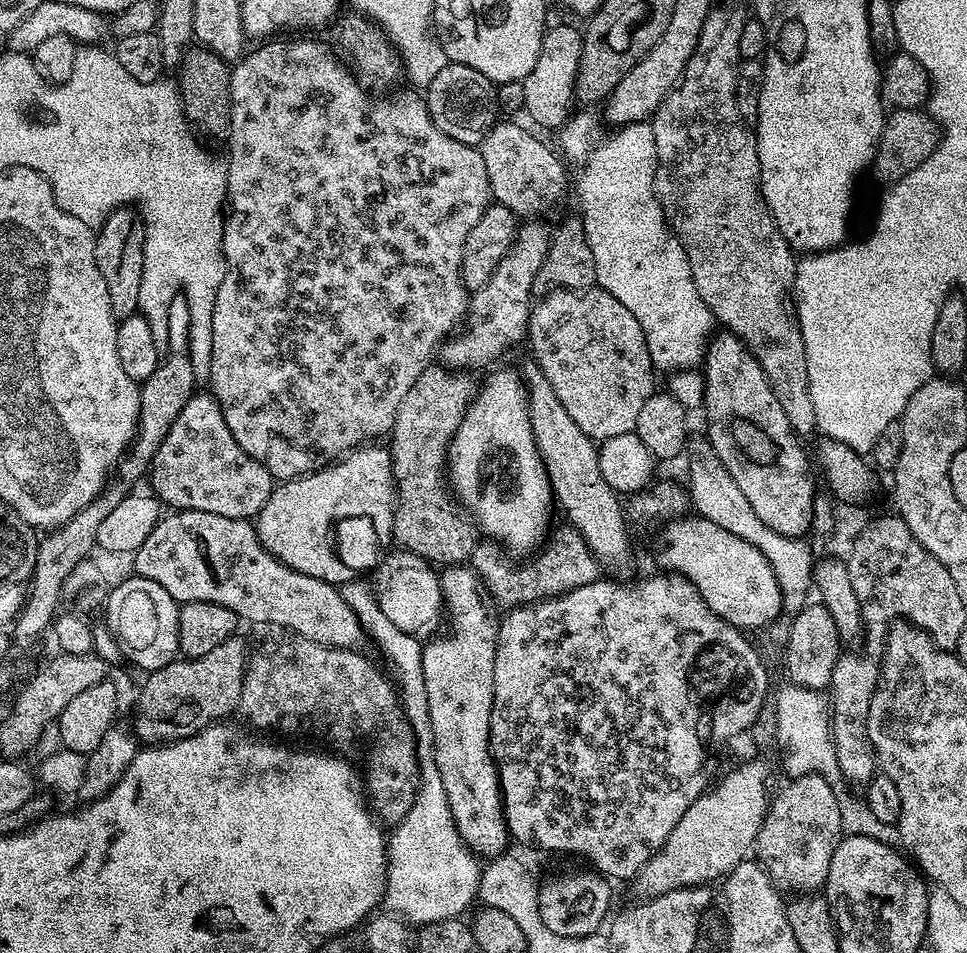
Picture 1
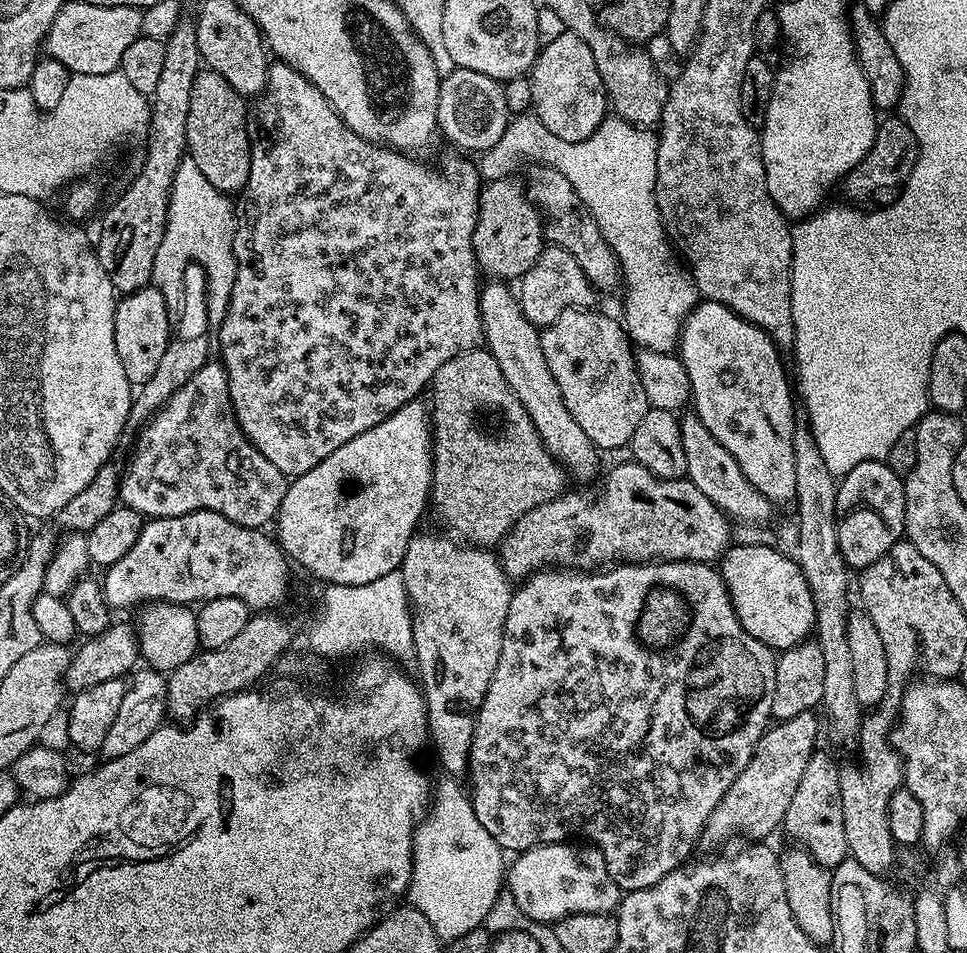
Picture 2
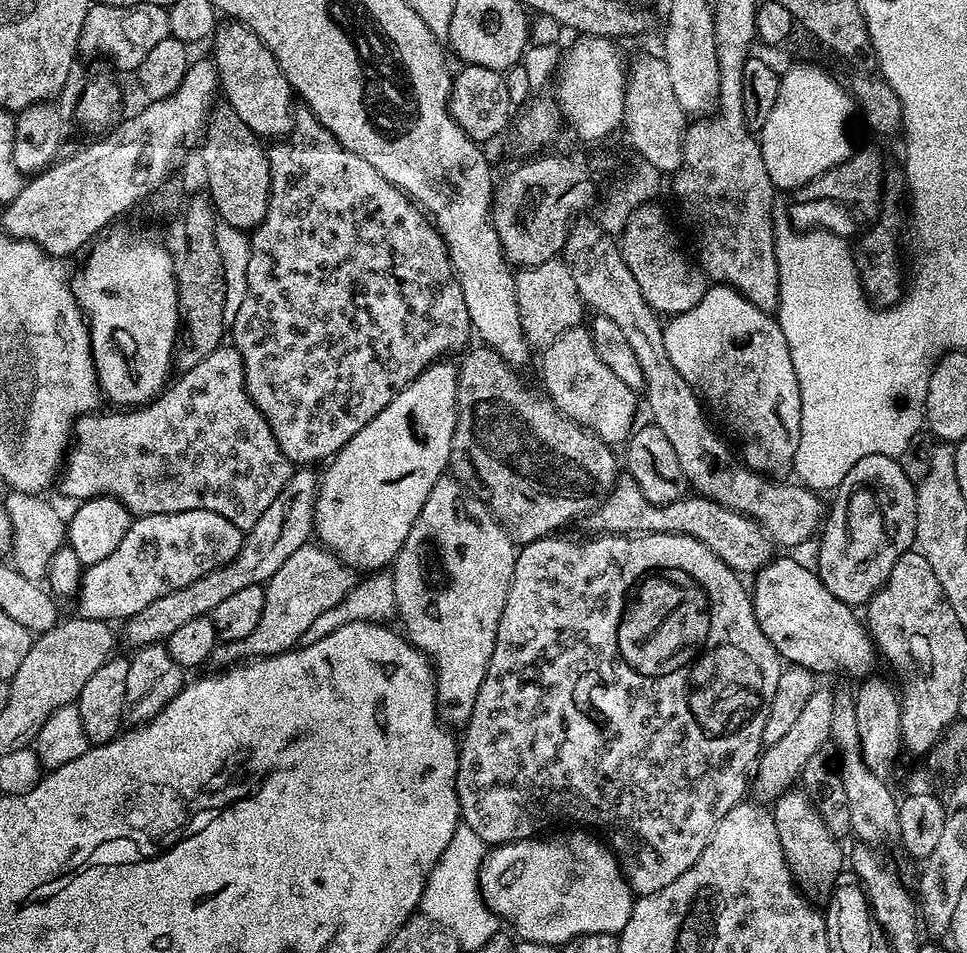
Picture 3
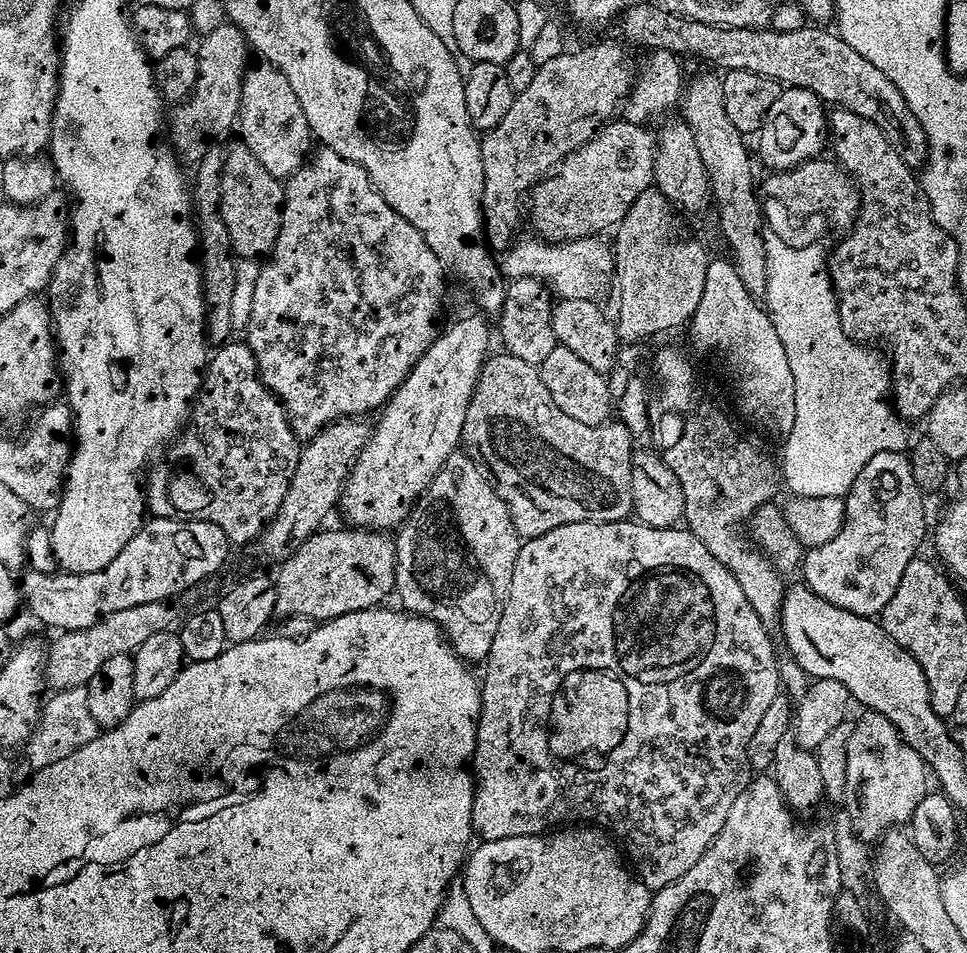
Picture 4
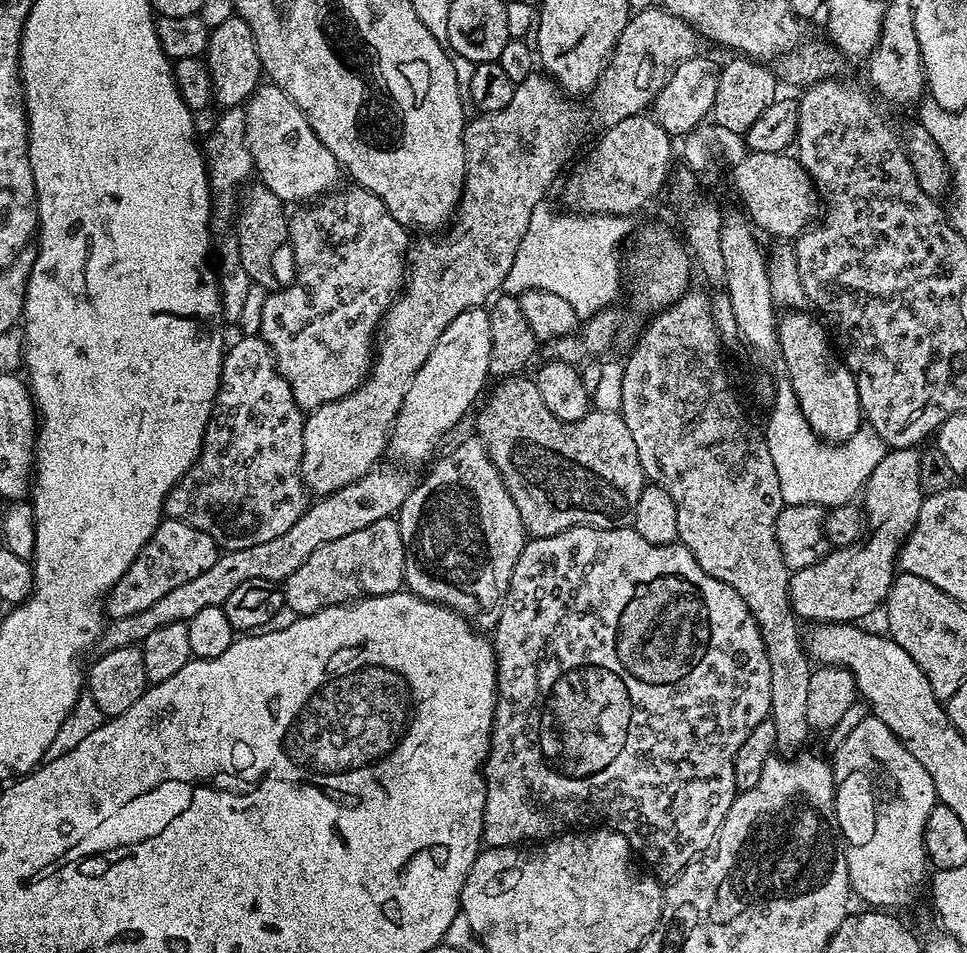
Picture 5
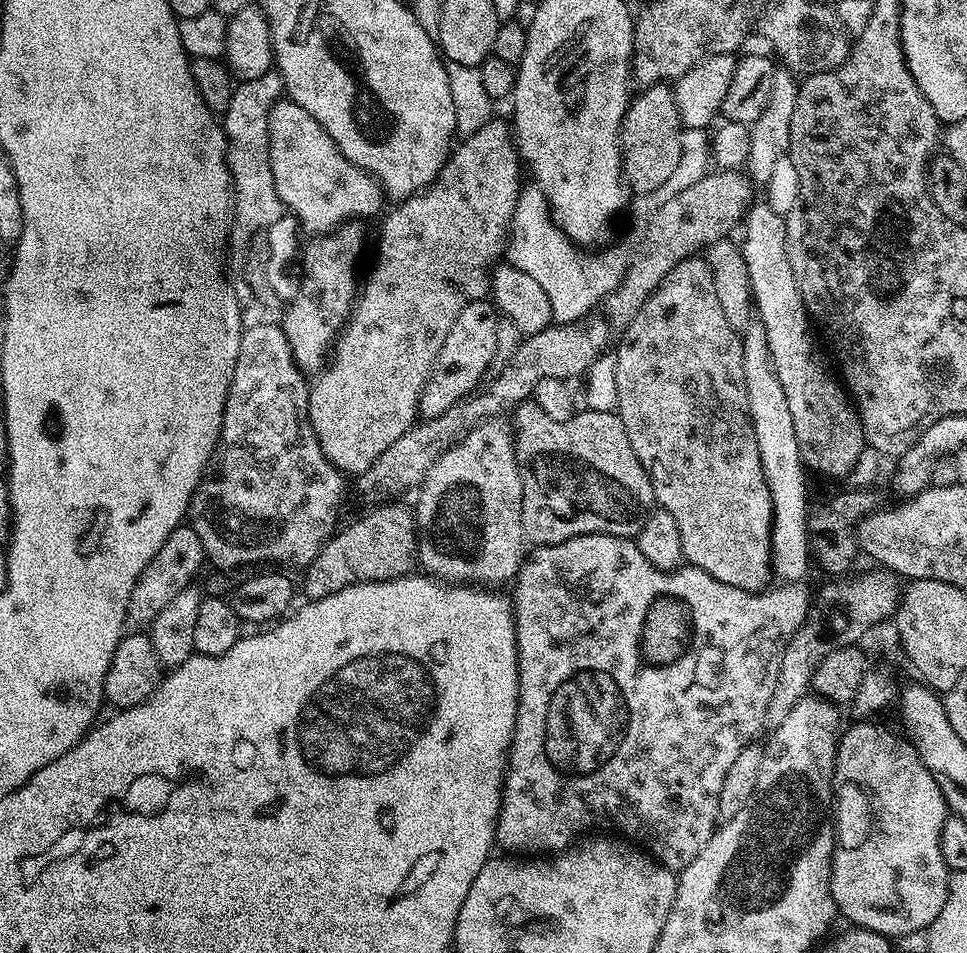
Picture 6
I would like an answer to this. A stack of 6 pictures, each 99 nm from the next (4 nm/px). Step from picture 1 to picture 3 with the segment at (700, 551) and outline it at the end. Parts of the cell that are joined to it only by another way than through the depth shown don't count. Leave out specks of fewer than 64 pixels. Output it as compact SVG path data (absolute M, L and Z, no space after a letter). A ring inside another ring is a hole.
M780 555L755 573L753 580L756 581L752 584L755 627L763 634L771 651L781 661L788 660L784 662L797 668L808 668L813 674L845 672L857 678L871 677L878 652L861 617L859 620L852 613L855 612L853 605L834 598L811 567L808 569L806 565L791 560L788 557L791 555Z

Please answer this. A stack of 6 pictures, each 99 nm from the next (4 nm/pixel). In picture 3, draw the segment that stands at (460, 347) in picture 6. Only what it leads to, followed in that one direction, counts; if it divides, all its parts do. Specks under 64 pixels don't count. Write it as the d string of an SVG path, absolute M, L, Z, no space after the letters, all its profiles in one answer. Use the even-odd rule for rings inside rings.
M448 362L431 364L422 374L418 374L418 378L414 378L414 382L410 382L410 386L402 389L390 402L390 406L386 406L386 410L382 410L382 414L378 414L370 422L366 422L366 426L362 426L362 430L358 430L358 434L354 434L354 438L350 438L350 442L346 442L346 446L342 446L342 450L337 452L325 467L329 468L325 470L324 476L322 472L319 477L314 518L312 519L315 539L353 570L368 574L373 570L387 569L395 561L396 555L402 550L402 542L406 542L406 534L410 534L410 526L414 526L414 518L418 518L418 514L422 514L422 506L426 506L426 498L430 498L430 490L434 490L434 482L438 482L440 477L449 471L452 459L452 439L456 429L456 395L458 394L456 373L458 368L455 363L444 363Z

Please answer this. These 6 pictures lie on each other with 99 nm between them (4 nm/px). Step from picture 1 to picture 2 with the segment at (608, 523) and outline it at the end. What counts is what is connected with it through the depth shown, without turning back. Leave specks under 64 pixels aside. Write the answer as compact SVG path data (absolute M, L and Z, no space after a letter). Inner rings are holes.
M488 282L479 289L480 321L484 327L483 343L487 352L498 362L498 370L502 370L502 378L514 390L518 402L530 414L530 422L534 422L534 430L538 430L538 438L546 446L546 450L560 463L569 477L576 480L592 480L600 468L598 449L595 444L582 434L582 426L574 422L570 410L566 410L566 402L562 402L562 390L558 390L558 382L546 366L546 354L542 354L542 342L538 328L527 320L520 308L515 291L512 292L507 283Z

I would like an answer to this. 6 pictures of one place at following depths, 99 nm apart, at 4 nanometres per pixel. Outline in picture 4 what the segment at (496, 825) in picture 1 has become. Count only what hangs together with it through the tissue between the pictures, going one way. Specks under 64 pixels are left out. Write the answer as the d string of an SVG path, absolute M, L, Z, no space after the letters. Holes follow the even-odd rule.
M457 450L446 458L442 470L438 470L430 486L417 498L411 514L400 525L395 542L394 596L404 603L401 604L403 611L433 620L443 632L444 639L466 662L487 660L490 642L494 642L494 633L502 618L514 562L522 541L514 530L506 502L502 502L496 493L496 486L486 475L485 469L467 451Z

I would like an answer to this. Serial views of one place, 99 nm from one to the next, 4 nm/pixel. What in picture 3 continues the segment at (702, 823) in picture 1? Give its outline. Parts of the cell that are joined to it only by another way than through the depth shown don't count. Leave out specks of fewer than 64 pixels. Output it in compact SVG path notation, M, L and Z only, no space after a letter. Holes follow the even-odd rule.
M824 686L817 687L814 694L806 702L806 707L788 731L778 742L767 745L761 751L759 760L754 765L754 792L755 799L760 802L775 802L778 797L787 792L803 777L806 762L814 758L832 738L830 721L834 714L834 695L827 692Z

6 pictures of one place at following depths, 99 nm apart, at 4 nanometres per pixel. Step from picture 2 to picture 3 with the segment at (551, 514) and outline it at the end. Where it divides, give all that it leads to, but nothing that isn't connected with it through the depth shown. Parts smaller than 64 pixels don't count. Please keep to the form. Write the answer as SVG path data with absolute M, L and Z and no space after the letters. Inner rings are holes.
M627 474L621 475L612 487L612 493L598 508L588 513L586 523L592 534L665 532L698 538L698 542L714 550L714 554L718 554L718 558L722 558L722 562L726 562L726 566L733 568L737 574L755 574L765 568L774 556L772 539L765 534L757 520L723 508L718 502L699 494L689 494L669 504L655 504L646 498L646 494L642 494L642 490L638 490L638 482Z

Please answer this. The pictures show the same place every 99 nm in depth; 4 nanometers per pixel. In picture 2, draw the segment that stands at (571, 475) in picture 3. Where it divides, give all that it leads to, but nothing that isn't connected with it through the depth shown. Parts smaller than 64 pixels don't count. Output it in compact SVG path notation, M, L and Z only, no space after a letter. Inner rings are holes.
M483 347L460 352L438 366L430 385L430 439L432 441L432 488L430 508L461 541L472 546L496 546L519 520L536 506L565 491L565 469L546 450L530 414L518 402L514 390L502 378L498 362Z

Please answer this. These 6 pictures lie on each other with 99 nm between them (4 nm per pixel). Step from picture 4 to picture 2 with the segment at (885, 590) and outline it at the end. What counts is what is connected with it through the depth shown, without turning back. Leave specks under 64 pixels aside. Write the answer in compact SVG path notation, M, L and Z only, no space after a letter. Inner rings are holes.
M884 460L858 462L839 481L836 490L838 550L849 569L869 568L905 535L906 498L904 482Z

